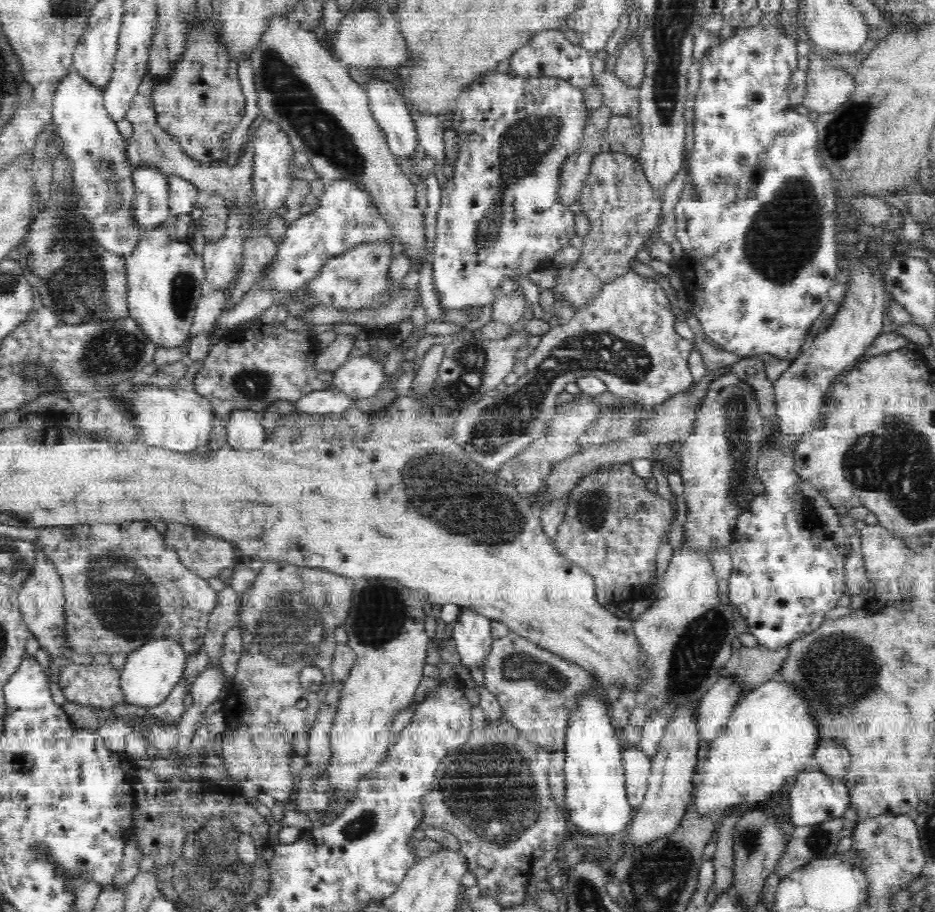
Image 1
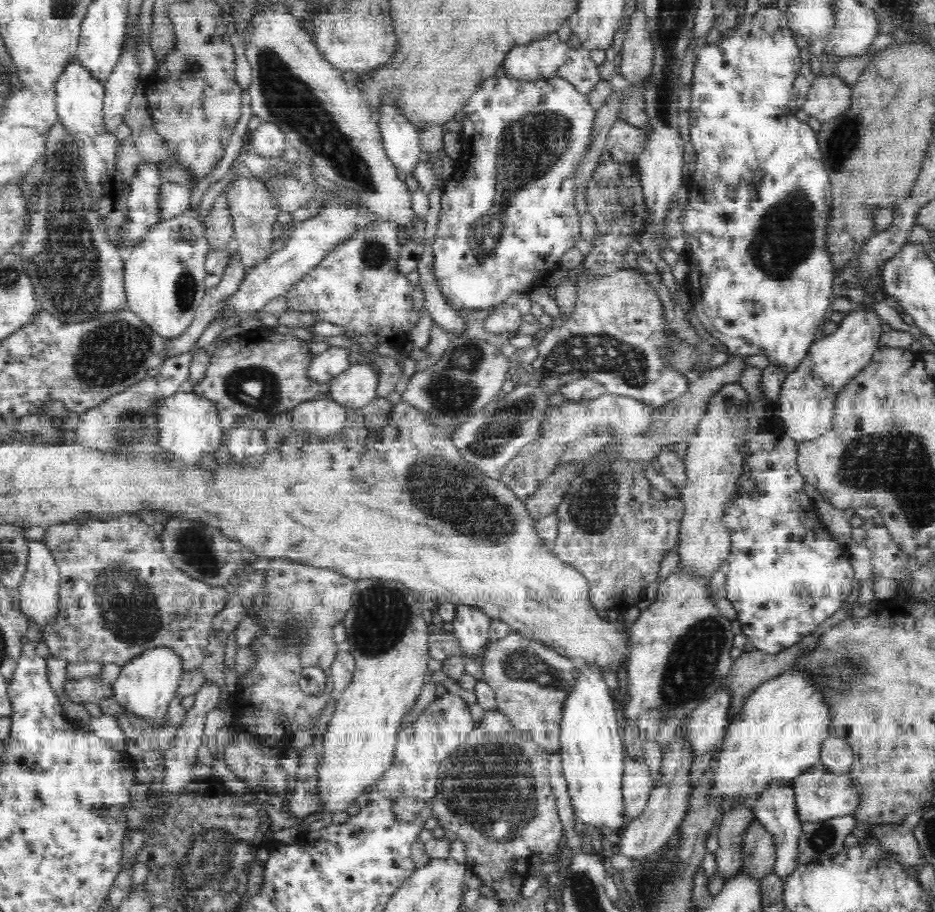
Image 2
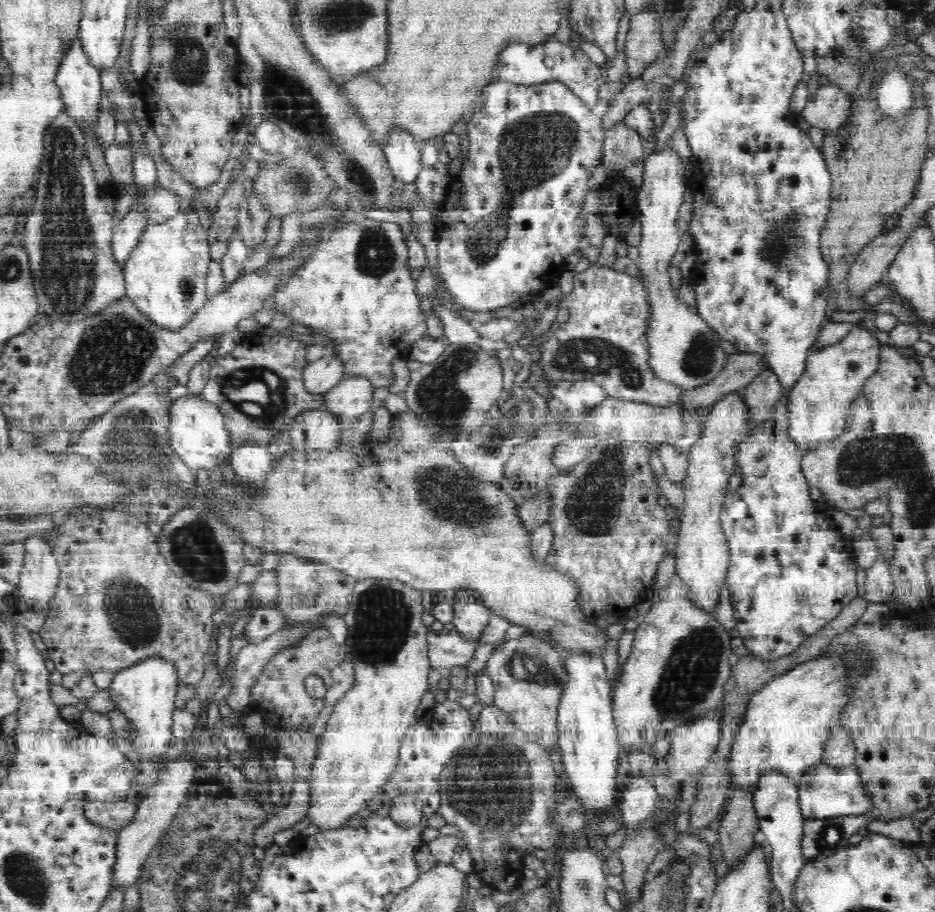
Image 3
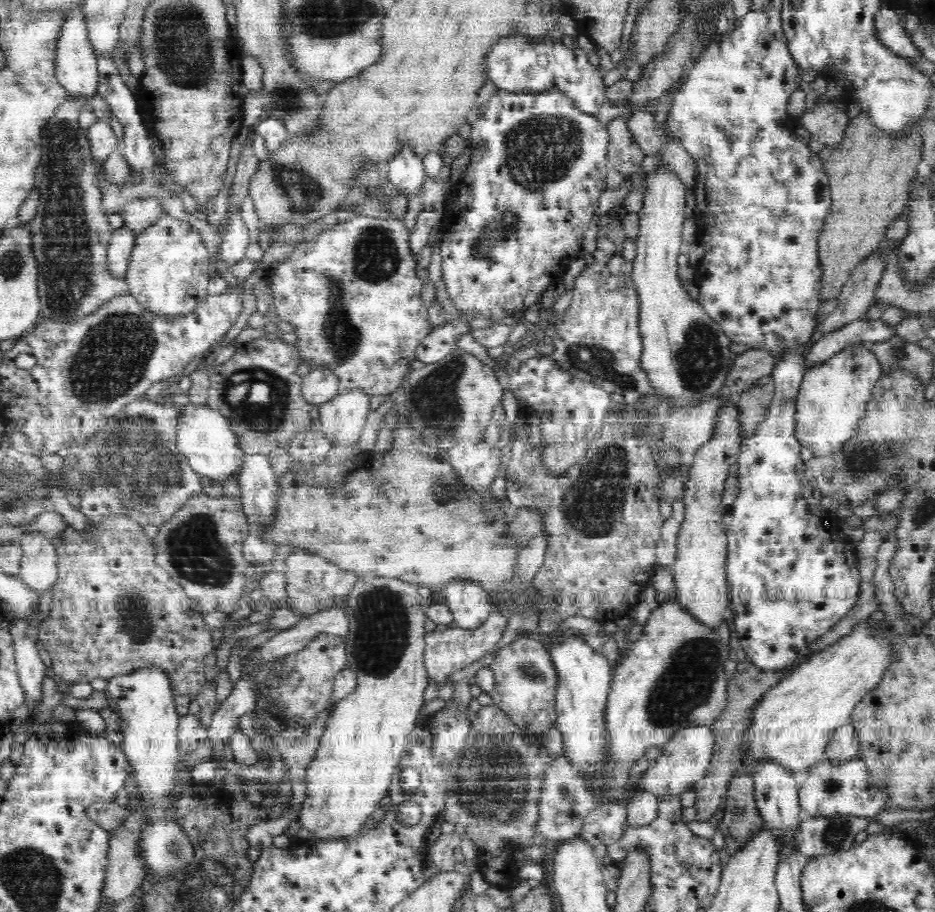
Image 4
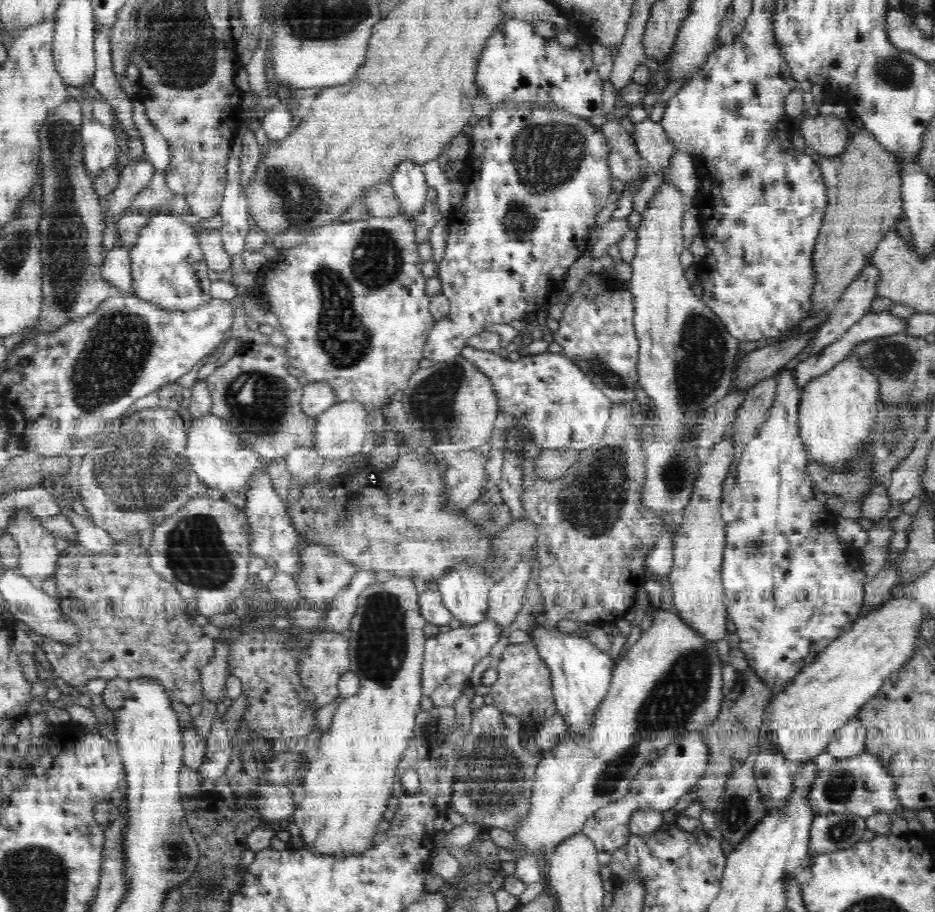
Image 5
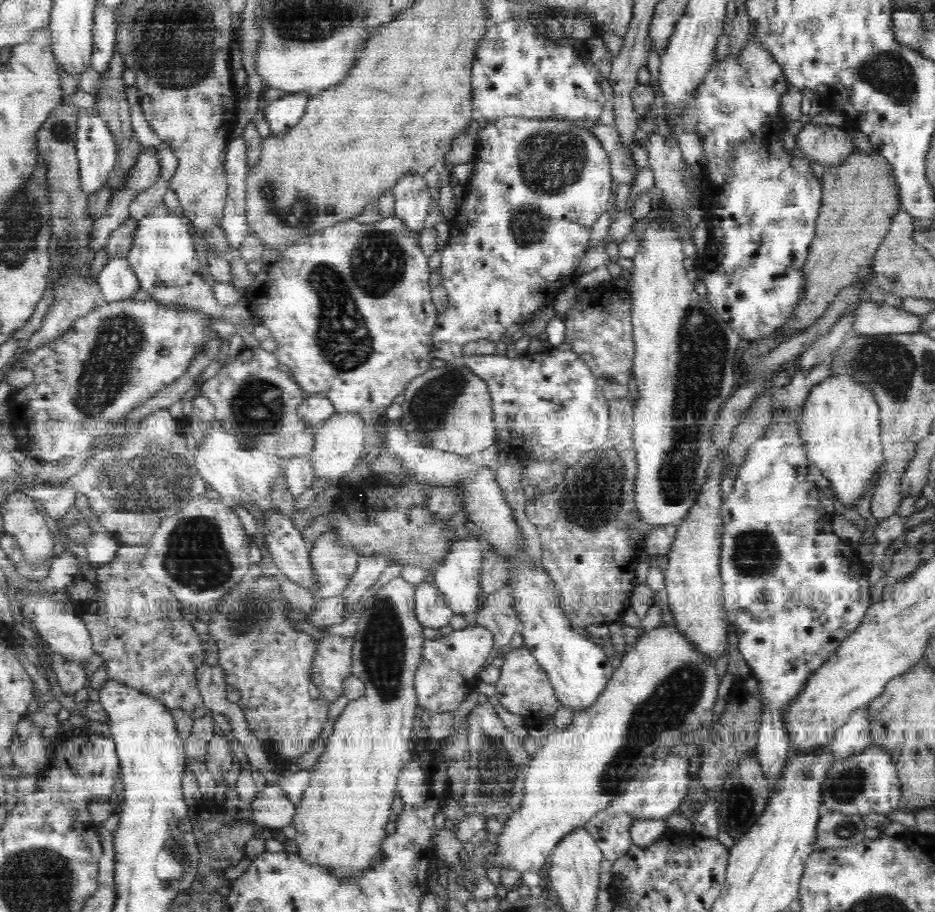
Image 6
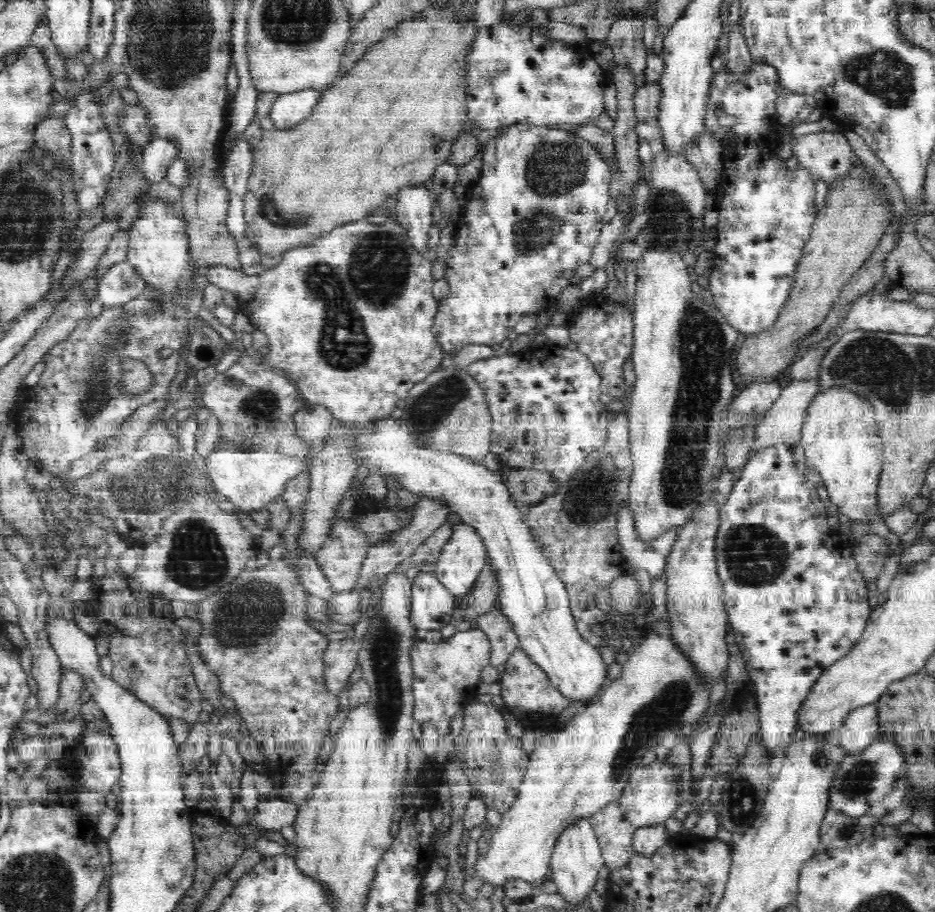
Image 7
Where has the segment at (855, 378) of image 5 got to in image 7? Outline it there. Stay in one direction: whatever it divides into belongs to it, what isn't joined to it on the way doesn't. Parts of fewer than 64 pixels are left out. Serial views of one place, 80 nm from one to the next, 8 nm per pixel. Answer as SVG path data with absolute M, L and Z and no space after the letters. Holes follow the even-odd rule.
M846 385L820 389L806 410L799 444L805 450L808 465L821 476L830 503L834 503L840 515L866 524L883 518L876 497L884 455L876 414L866 397Z

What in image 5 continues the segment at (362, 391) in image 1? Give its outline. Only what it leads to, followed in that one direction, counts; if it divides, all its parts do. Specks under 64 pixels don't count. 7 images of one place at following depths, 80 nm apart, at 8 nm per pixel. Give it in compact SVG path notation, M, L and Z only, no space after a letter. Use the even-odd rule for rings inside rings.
M344 400L344 402L336 402L332 408L328 408L326 412L322 412L315 419L315 436L312 442L317 448L319 457L323 462L337 462L340 464L346 458L356 456L362 450L365 436L368 431L366 425L366 416L368 413L363 404L355 400Z

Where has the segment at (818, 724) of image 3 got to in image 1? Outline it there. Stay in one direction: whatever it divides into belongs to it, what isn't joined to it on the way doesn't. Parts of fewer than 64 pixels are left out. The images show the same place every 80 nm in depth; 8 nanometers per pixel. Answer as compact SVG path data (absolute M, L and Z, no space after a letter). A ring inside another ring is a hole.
M770 679L768 682L754 688L738 700L730 714L726 724L719 729L718 734L712 740L712 748L708 754L708 760L702 766L702 778L696 782L694 790L695 814L712 814L722 812L732 806L738 806L744 802L760 801L772 795L782 788L792 776L814 766L814 754L817 744L817 730L807 714L805 700L787 684L776 683Z

